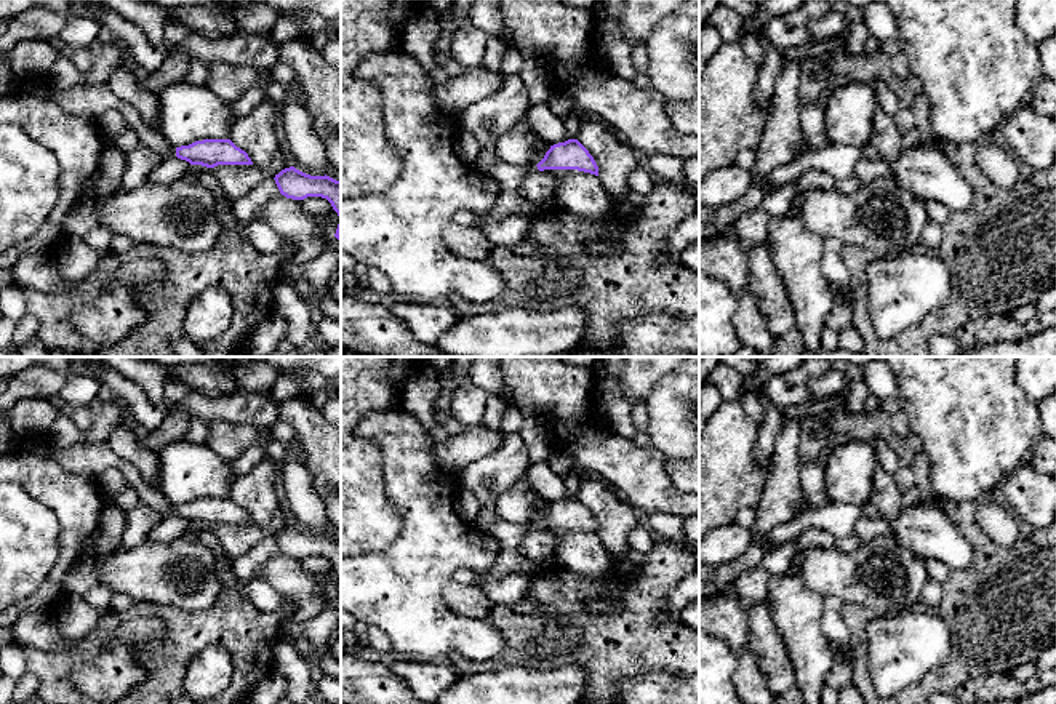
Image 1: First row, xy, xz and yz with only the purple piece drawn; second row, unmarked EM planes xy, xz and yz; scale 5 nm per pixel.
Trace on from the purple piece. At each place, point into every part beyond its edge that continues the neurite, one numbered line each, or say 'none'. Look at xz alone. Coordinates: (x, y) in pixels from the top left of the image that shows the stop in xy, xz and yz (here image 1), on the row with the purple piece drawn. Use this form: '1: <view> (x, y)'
1: xz (509, 202)

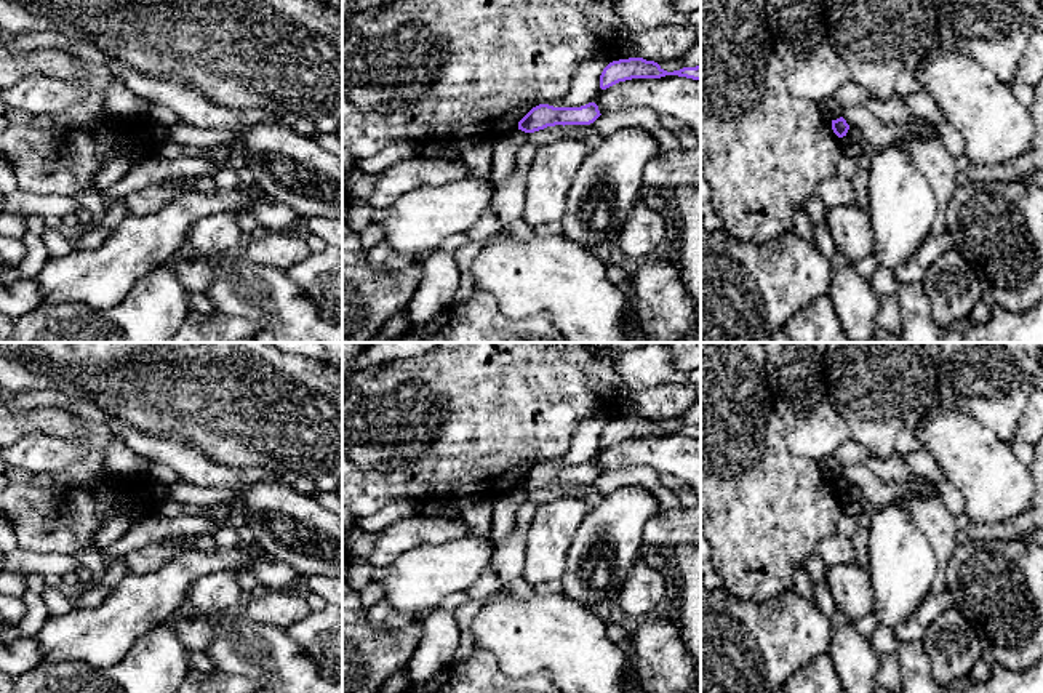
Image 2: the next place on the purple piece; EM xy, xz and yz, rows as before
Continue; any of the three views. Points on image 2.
none

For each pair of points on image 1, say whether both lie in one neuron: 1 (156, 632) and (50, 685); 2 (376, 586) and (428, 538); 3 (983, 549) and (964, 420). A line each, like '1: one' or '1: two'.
1: two
2: one
3: two

